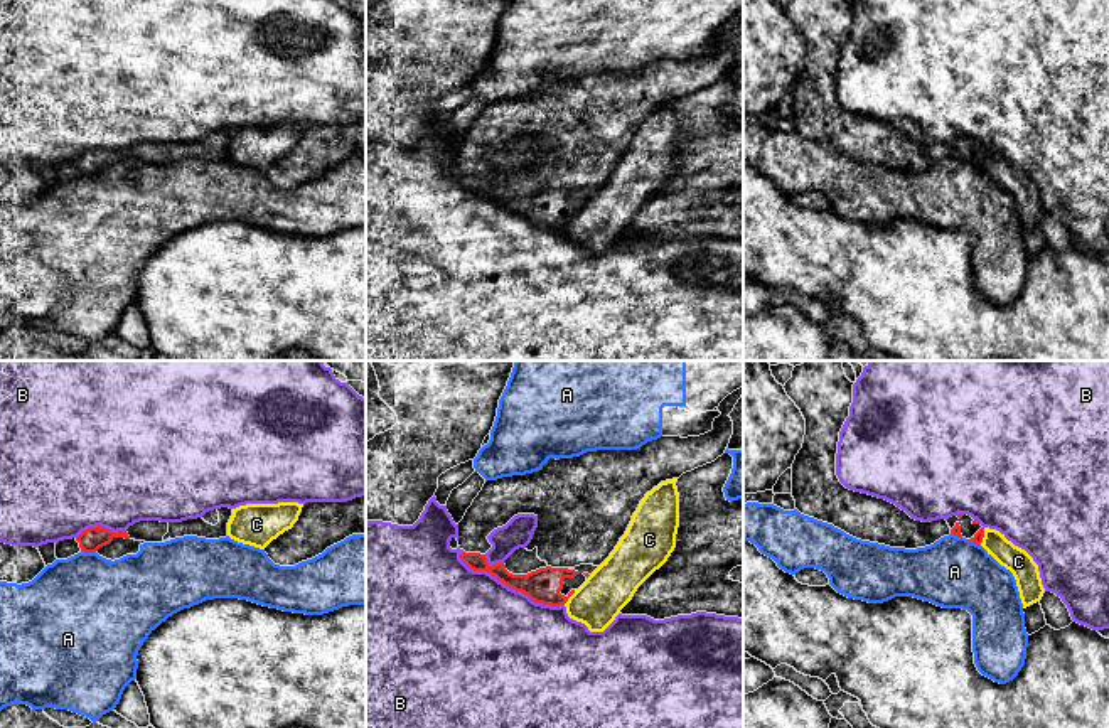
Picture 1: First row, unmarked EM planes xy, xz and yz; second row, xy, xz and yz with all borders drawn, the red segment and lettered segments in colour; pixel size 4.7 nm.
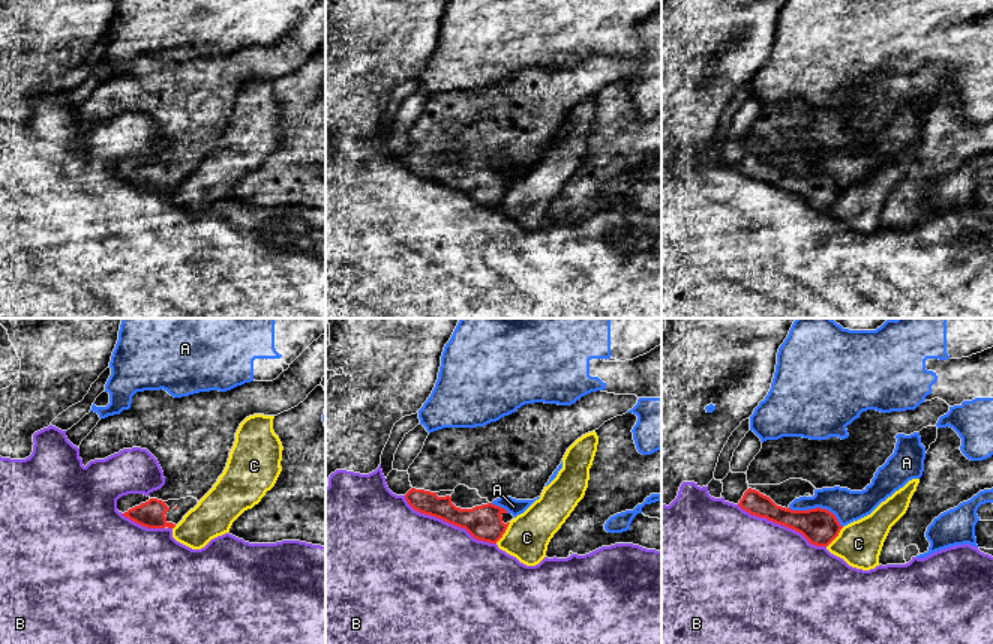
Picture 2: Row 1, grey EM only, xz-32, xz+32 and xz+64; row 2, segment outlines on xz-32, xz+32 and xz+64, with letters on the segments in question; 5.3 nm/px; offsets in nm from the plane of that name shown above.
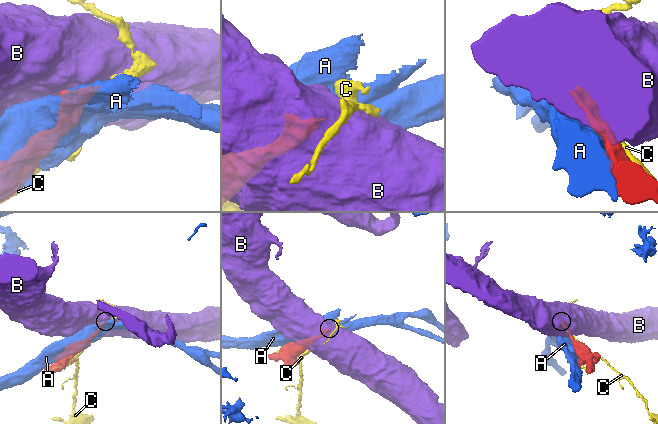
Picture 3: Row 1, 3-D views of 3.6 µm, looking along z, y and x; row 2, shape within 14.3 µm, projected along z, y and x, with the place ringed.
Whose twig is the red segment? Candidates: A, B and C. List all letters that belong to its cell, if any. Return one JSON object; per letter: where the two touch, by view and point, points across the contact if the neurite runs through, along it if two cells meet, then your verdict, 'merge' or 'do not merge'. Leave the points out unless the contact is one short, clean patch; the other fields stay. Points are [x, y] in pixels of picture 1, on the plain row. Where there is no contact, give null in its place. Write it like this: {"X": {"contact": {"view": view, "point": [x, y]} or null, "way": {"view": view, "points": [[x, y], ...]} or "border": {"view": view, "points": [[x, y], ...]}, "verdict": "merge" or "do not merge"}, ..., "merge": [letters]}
{"A": {"contact": {"view": "xy", "point": [88, 174]}, "verdict": "do not merge"}, "B": {"contact": {"view": "xz", "point": [511, 209]}, "verdict": "do not merge"}, "C": {"contact": {"view": "xz", "point": [570, 218]}, "verdict": "do not merge"}, "merge": []}

